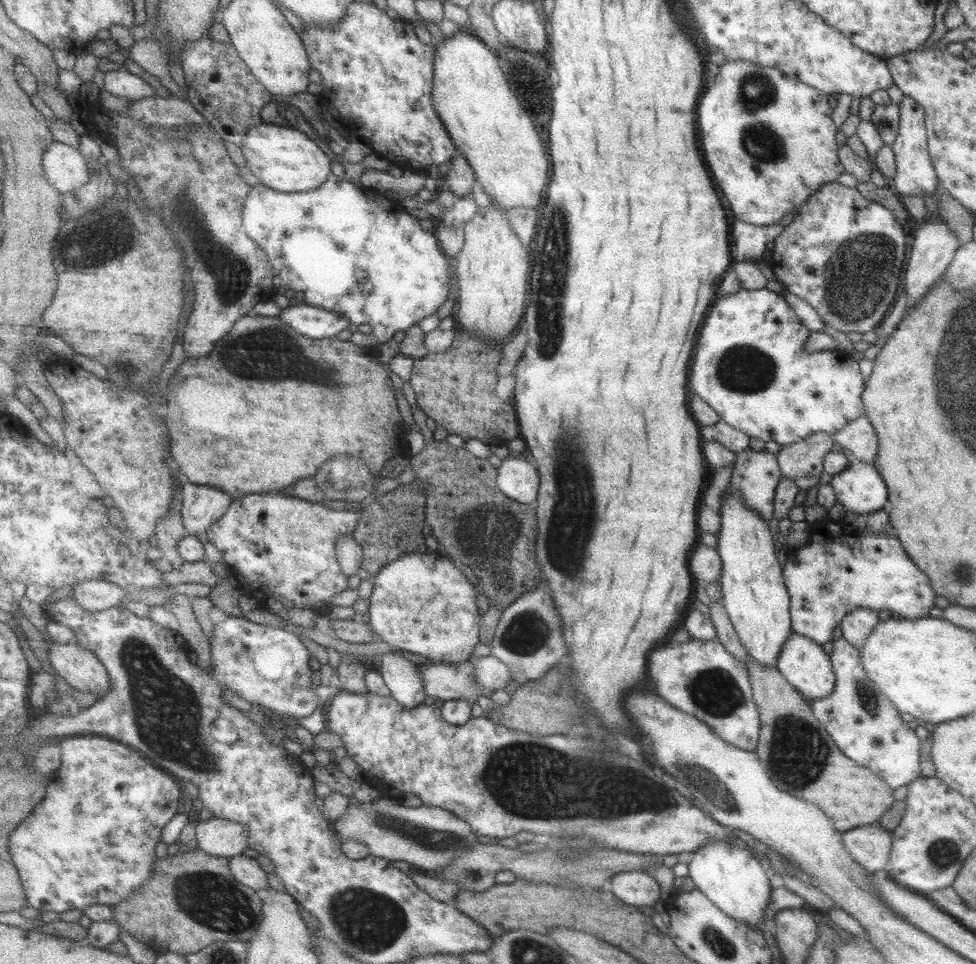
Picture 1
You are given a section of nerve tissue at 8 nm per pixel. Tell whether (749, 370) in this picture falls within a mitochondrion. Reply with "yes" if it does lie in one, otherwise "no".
yes

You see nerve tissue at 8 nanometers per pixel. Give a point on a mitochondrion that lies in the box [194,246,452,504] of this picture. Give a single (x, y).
(270, 354)

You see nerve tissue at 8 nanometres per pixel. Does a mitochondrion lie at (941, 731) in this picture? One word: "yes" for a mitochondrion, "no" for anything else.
no

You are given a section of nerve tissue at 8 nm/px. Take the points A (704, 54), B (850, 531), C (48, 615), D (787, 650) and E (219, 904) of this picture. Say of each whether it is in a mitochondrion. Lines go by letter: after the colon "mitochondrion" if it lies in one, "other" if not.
A: other
B: other
C: other
D: other
E: mitochondrion

